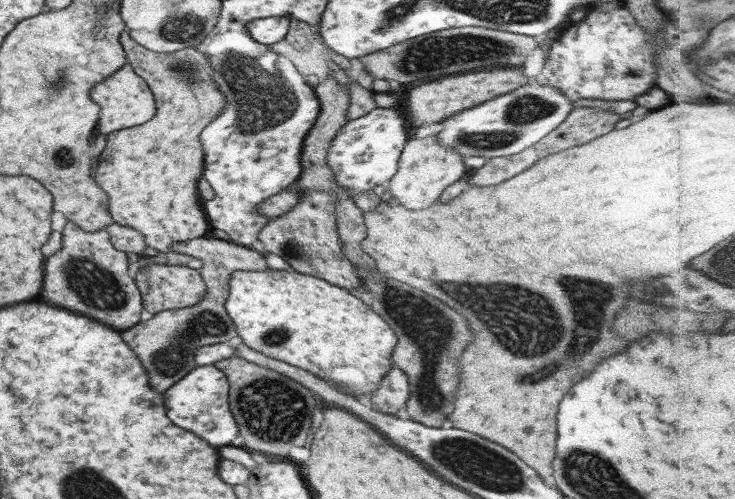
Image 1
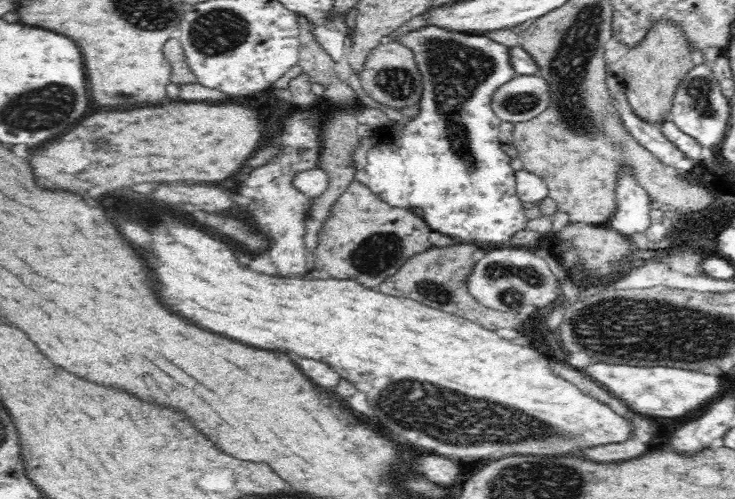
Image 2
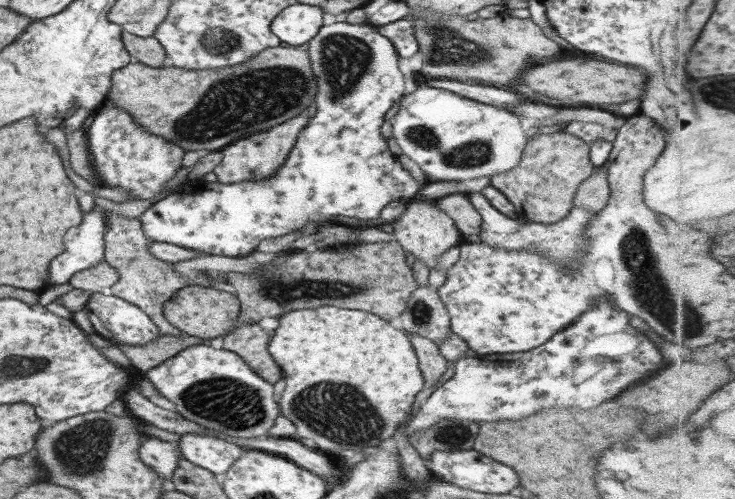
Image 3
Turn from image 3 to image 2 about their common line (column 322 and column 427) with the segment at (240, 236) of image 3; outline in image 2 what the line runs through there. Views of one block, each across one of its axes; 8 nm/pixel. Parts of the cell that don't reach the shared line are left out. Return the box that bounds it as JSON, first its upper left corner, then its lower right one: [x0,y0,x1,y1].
[350,24,529,247]

